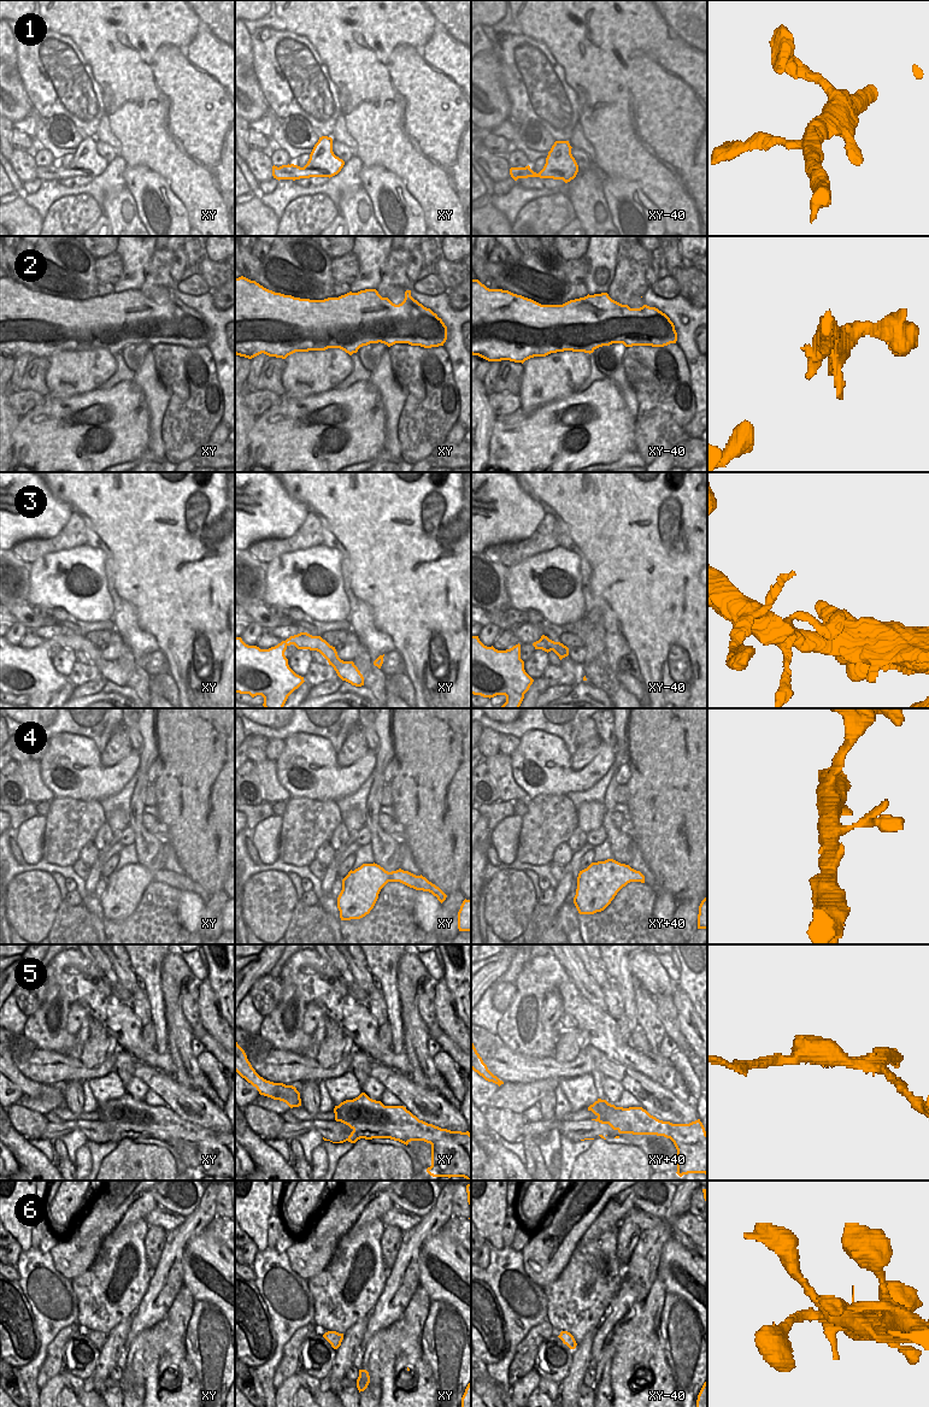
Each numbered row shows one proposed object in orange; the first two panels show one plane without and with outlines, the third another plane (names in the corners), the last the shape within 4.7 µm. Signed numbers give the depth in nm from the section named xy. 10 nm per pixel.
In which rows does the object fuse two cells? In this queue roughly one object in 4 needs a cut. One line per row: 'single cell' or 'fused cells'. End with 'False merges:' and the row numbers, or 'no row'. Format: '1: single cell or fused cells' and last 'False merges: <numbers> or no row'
1: single cell
2: single cell
3: single cell
4: single cell
5: single cell
6: single cell
False merges: no row

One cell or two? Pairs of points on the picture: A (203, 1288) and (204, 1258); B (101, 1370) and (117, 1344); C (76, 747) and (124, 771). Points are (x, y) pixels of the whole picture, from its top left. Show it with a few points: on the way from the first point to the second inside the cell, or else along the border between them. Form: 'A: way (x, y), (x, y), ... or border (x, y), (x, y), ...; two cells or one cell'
A: way (194, 1276), (188, 1265), (192, 1253); one cell
B: way (106, 1364), (115, 1350); one cell
C: way (88, 759), (100, 771), (112, 771); one cell

